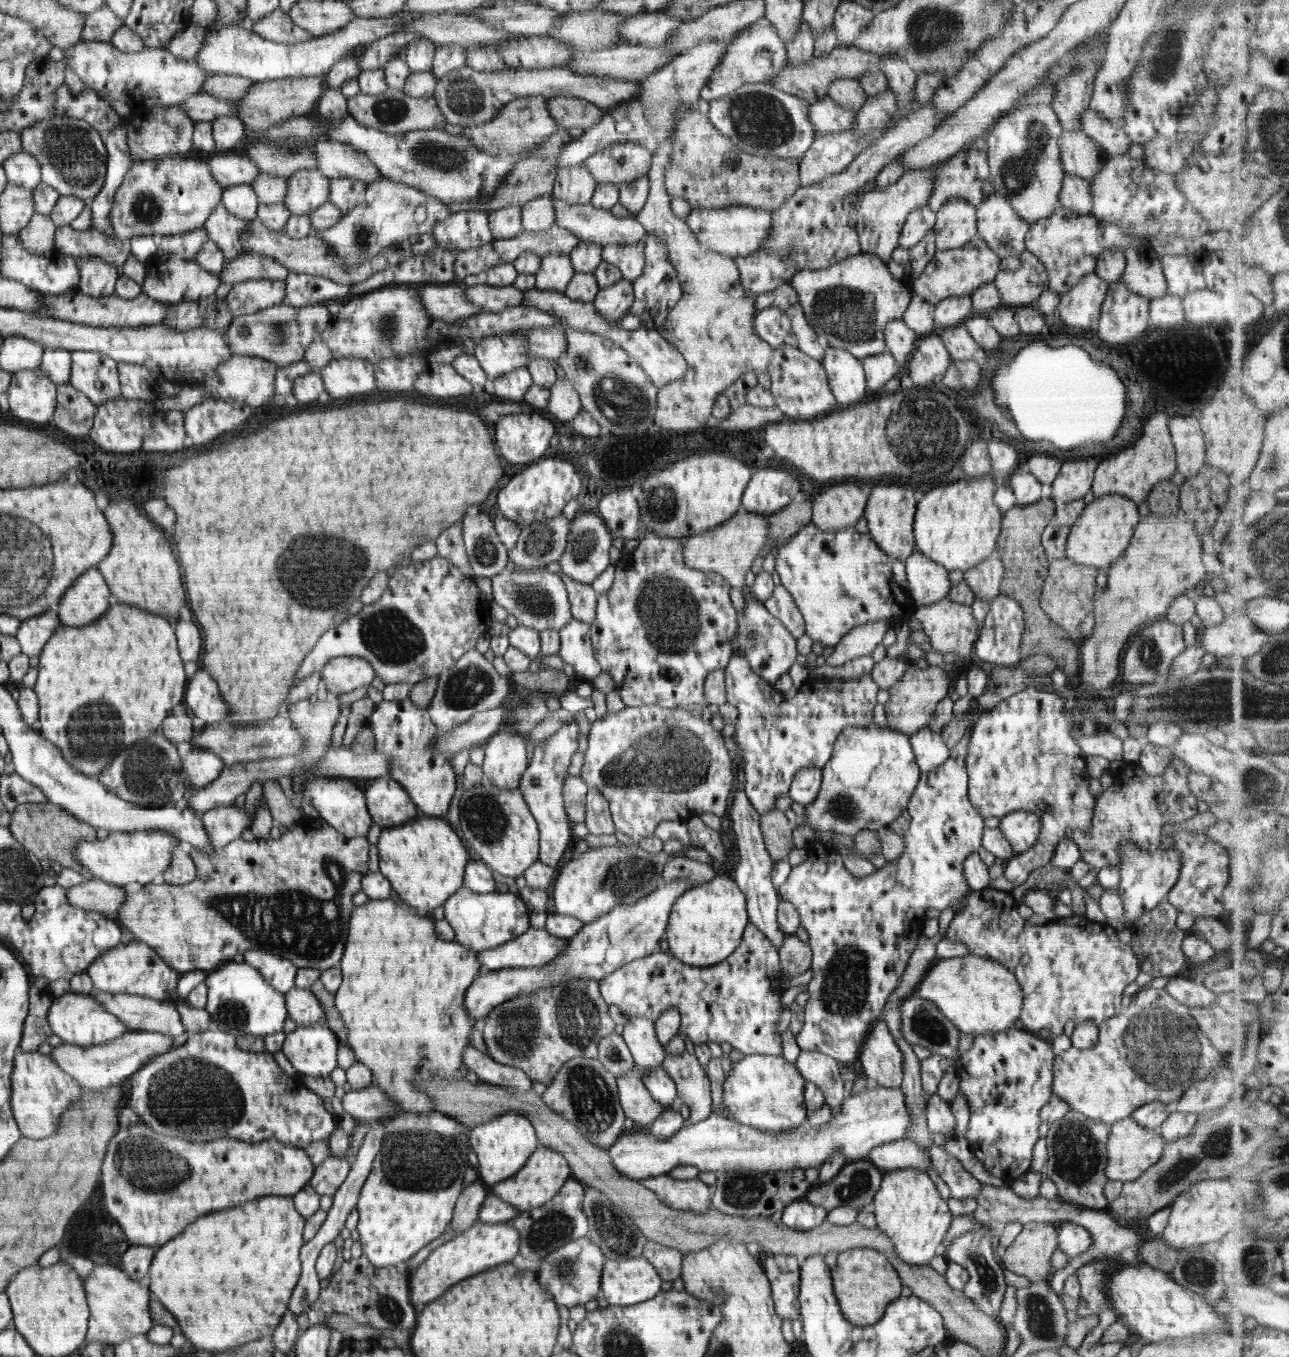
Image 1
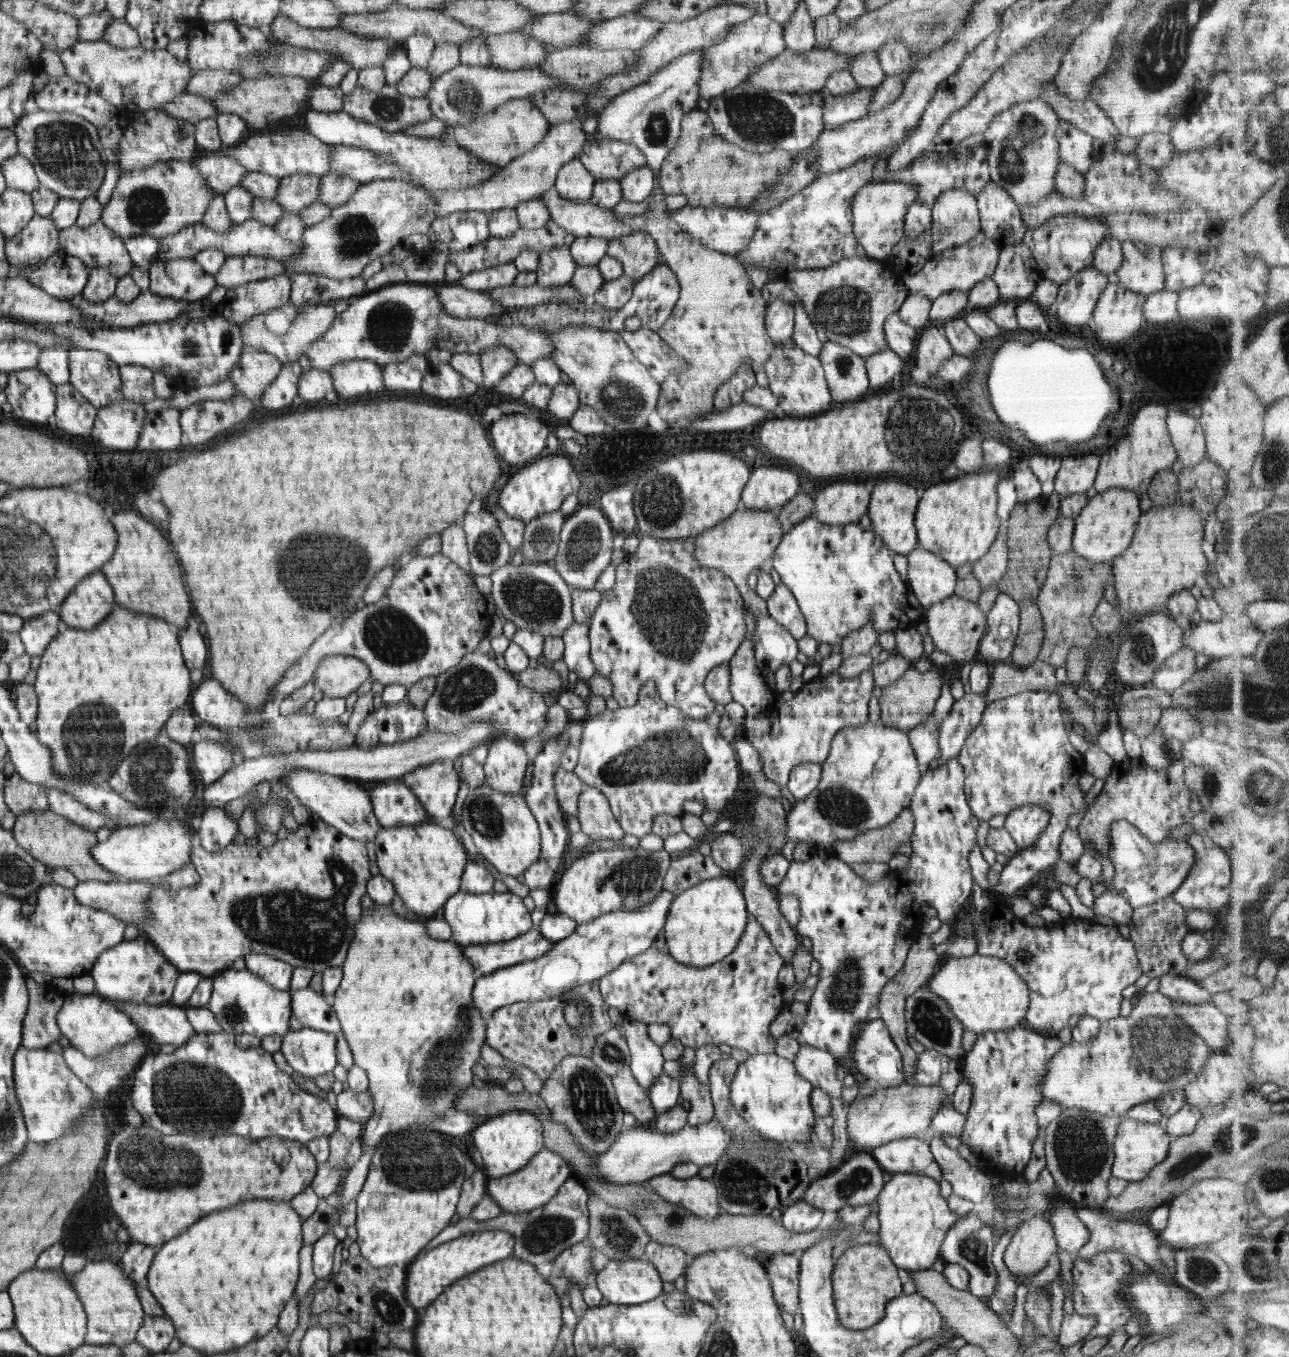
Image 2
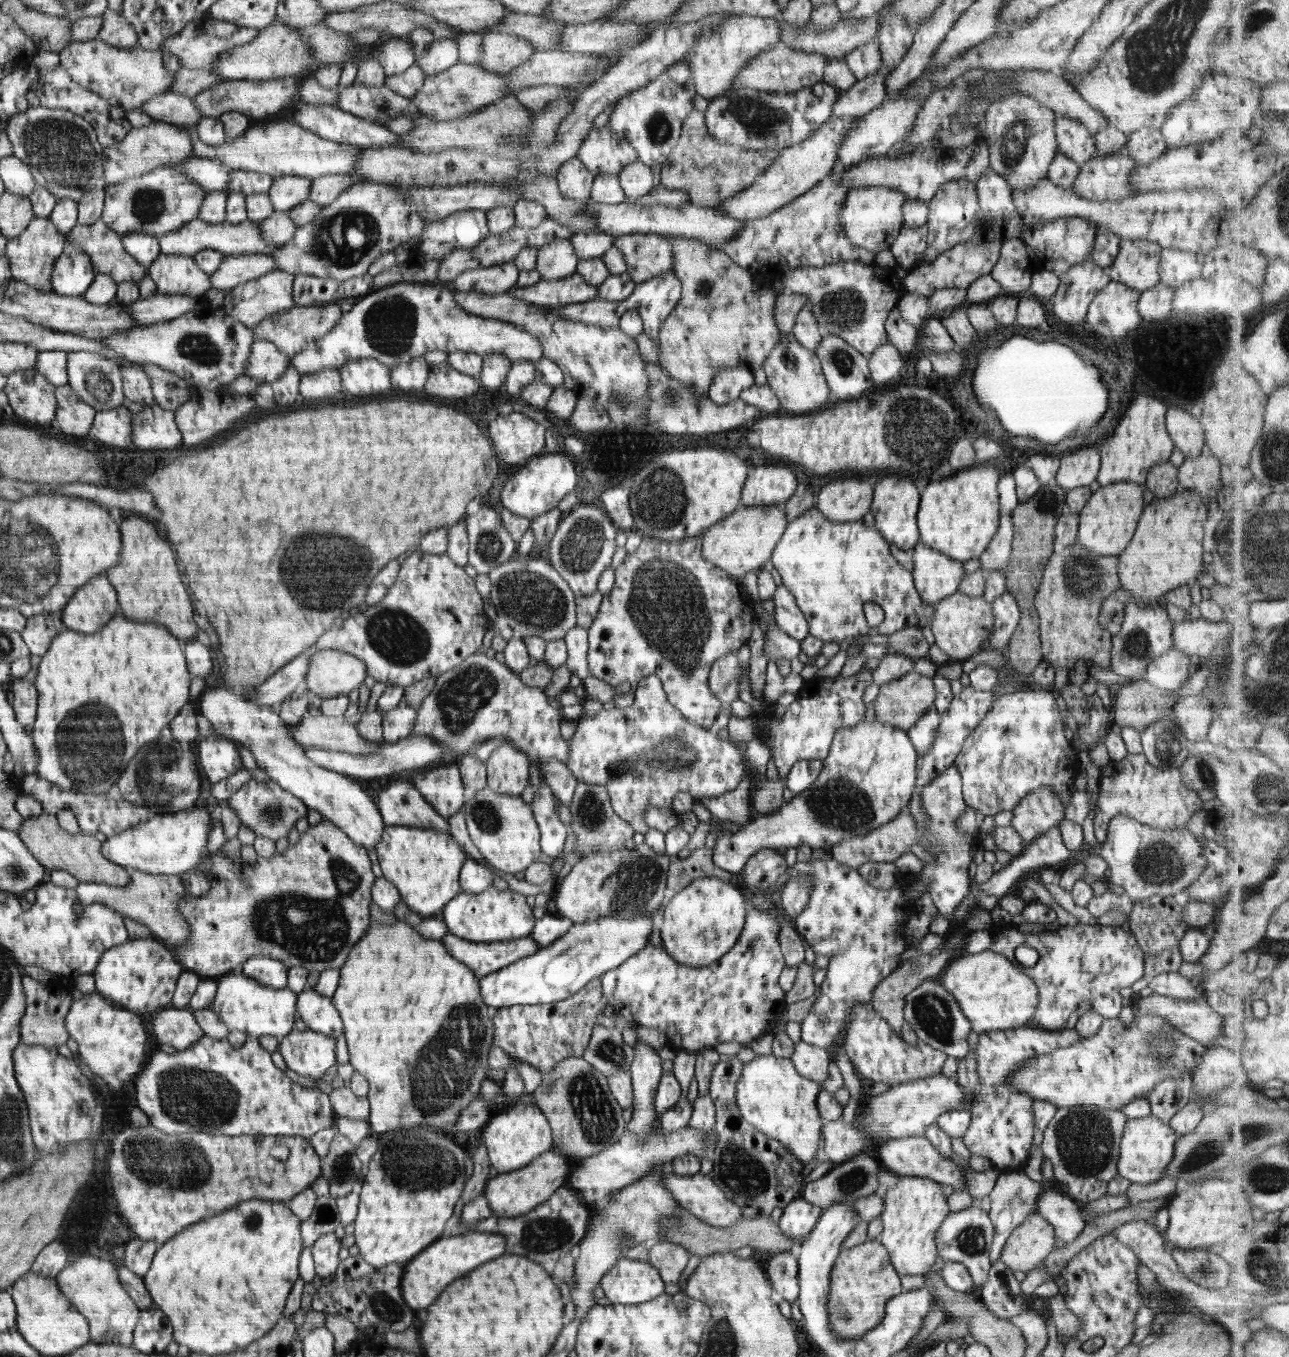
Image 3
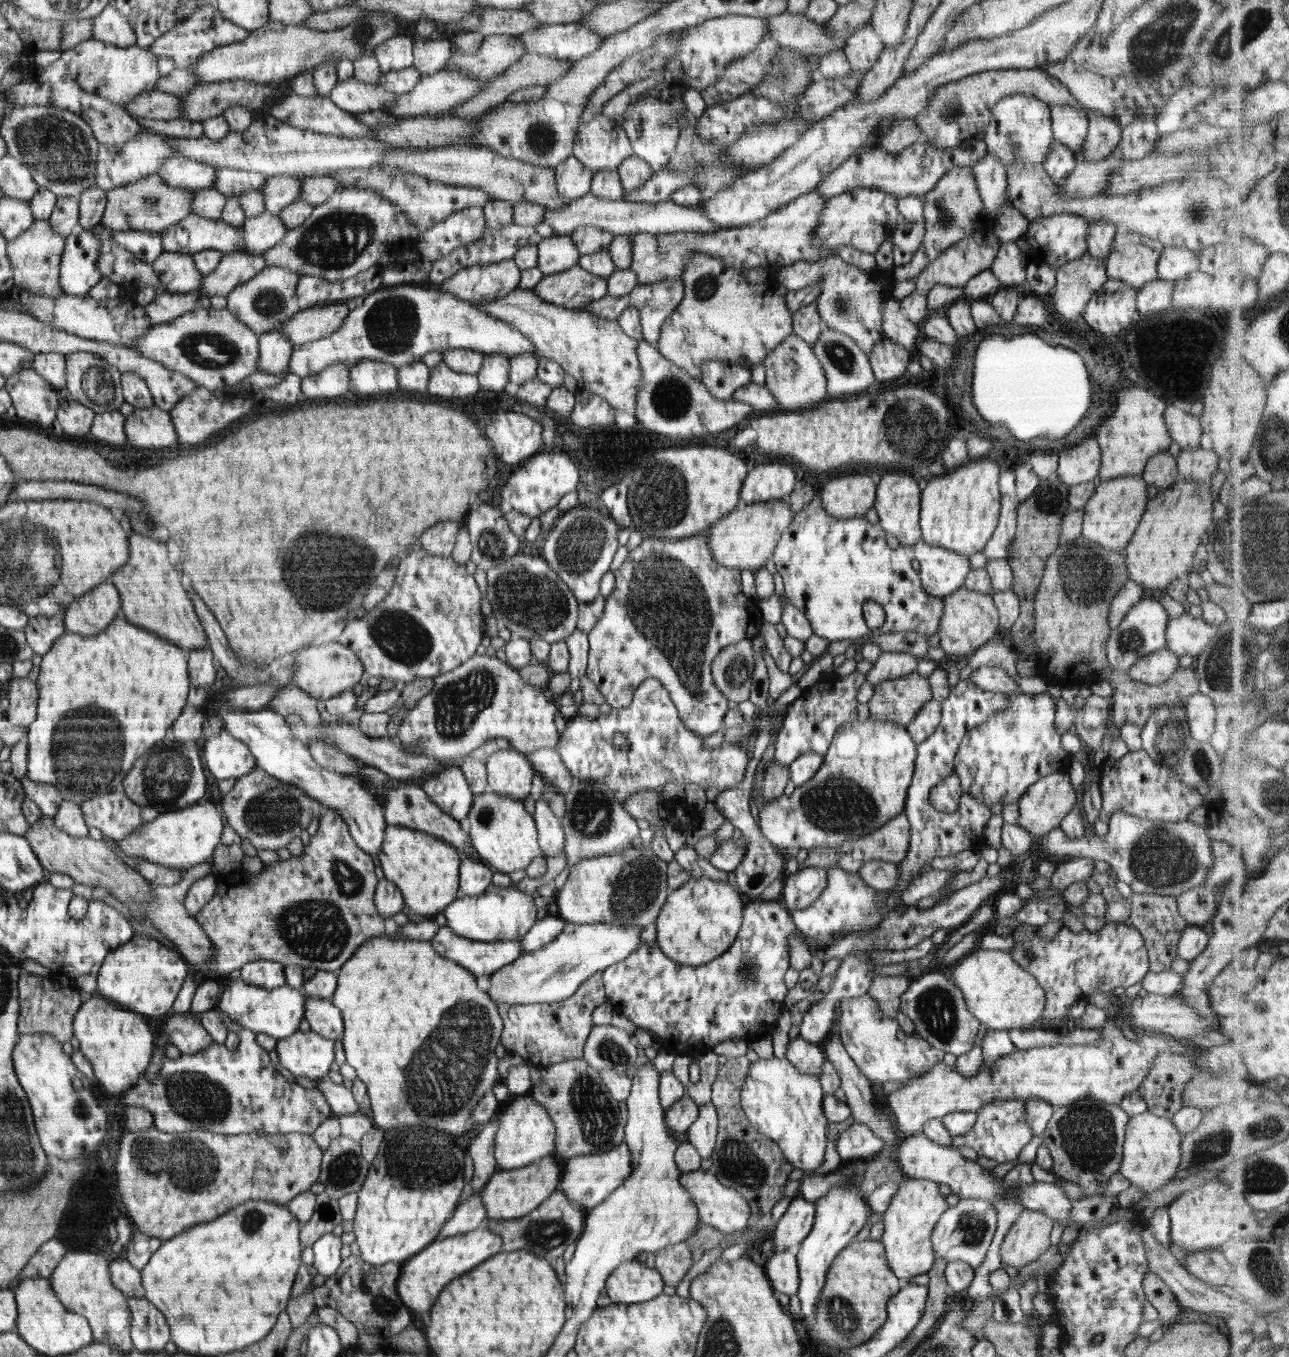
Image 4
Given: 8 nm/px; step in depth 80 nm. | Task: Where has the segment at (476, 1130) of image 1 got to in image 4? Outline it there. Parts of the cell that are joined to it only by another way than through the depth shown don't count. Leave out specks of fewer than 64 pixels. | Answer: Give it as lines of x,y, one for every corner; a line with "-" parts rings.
529,1093
504,1106
494,1136
494,1156
499,1170
519,1169
548,1155
555,1155
555,1124
547,1110

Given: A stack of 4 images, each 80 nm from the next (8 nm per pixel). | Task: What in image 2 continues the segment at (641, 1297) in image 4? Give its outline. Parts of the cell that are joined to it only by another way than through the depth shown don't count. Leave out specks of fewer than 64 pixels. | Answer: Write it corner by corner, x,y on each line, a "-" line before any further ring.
645,1257
606,1260
603,1269
597,1272
596,1282
603,1297
615,1305
642,1304
663,1292
659,1272

